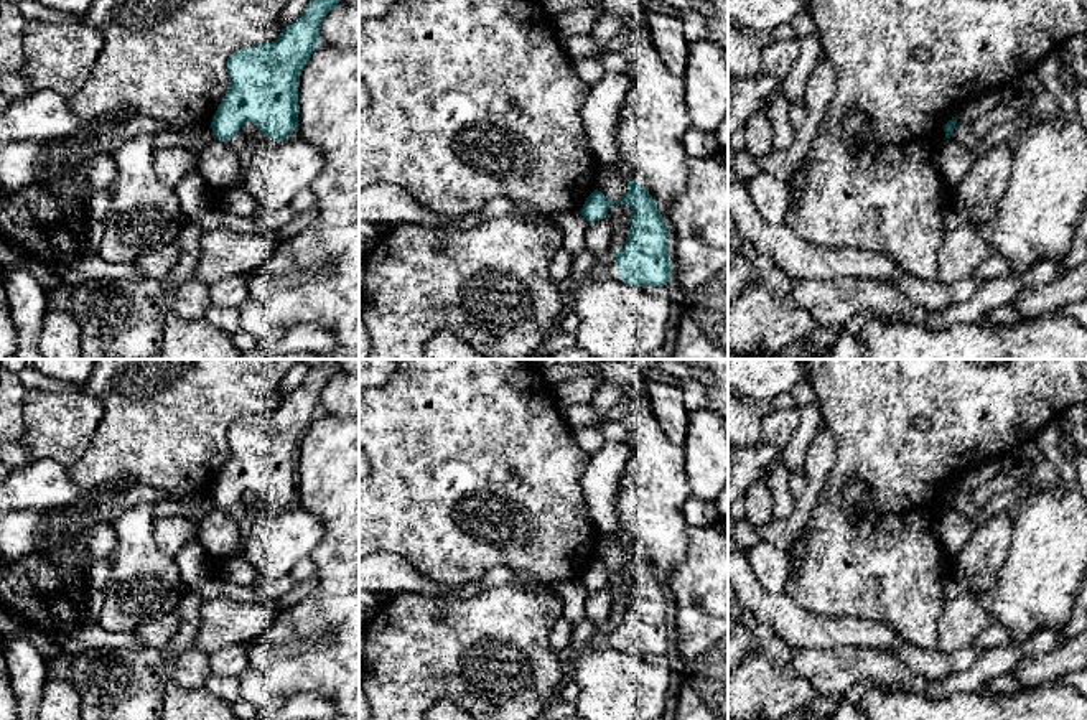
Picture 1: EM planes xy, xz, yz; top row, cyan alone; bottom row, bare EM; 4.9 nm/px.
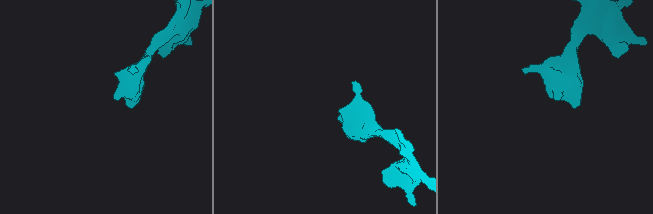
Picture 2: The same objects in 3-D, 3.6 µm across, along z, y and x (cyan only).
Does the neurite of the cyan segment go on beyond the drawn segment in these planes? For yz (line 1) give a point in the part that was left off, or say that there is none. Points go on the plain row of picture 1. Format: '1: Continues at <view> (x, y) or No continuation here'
1: No continuation here

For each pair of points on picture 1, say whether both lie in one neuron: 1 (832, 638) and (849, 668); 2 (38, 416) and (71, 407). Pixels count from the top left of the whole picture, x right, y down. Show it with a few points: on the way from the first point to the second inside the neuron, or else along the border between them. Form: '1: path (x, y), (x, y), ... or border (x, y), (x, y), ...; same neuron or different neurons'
1: border (797, 645), (811, 648), (875, 648); different neurons
2: path (46, 416), (63, 416); same neuron

